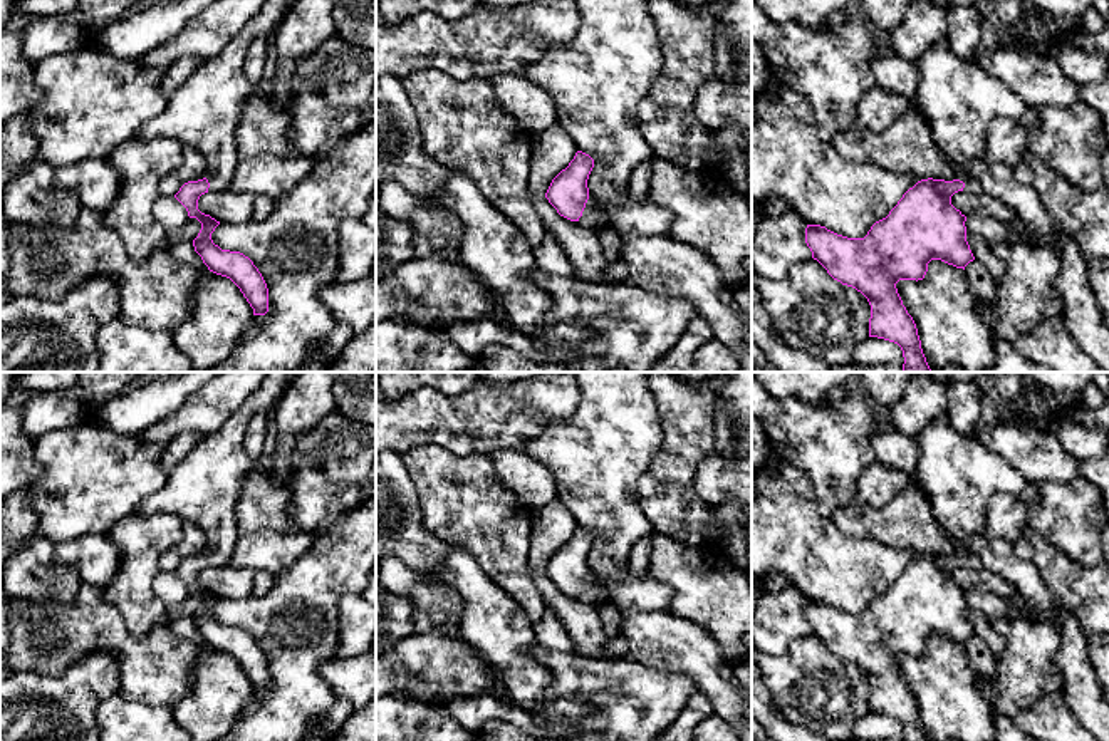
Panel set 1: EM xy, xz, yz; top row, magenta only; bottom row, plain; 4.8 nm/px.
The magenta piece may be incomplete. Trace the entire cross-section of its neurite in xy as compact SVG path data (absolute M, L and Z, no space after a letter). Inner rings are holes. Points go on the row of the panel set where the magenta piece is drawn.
M265 0L243 30L218 55L203 60L168 99L166 109L136 132L143 139L173 137L183 148L193 148L205 158L206 176L185 183L174 198L186 208L190 218L201 223L201 230L193 240L195 251L210 272L230 278L240 288L253 308L253 315L268 312L267 283L248 256L221 250L213 243L211 233L220 221L201 213L198 200L208 191L230 189L240 163L237 127L245 102L257 91L243 72L245 54L255 37L275 30L290 2Z

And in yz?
M946 39L919 59L918 75L918 109L956 178L918 181L864 238L847 238L820 225L805 228L812 258L834 280L867 298L869 337L901 347L903 372L933 370L896 283L923 280L931 260L963 270L975 260L966 241L966 216L951 205L951 196L958 191L981 191L970 174L970 166L985 159L992 121L1018 119L1028 109L1013 91L988 75L973 59L955 55Z

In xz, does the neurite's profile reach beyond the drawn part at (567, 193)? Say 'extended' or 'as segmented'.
extended

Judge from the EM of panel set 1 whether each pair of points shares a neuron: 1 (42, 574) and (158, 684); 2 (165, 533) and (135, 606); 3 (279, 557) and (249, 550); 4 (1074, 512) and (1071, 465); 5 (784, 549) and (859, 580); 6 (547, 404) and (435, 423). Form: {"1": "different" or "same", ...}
{"1": "different", "2": "same", "3": "same", "4": "different", "5": "same", "6": "same"}

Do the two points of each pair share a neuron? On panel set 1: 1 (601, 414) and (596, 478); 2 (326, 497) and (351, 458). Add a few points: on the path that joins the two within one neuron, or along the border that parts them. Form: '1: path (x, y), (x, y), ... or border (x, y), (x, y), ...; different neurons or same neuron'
1: path (601, 430), (601, 450), (596, 463); same neuron
2: path (326, 487), (341, 468); same neuron

